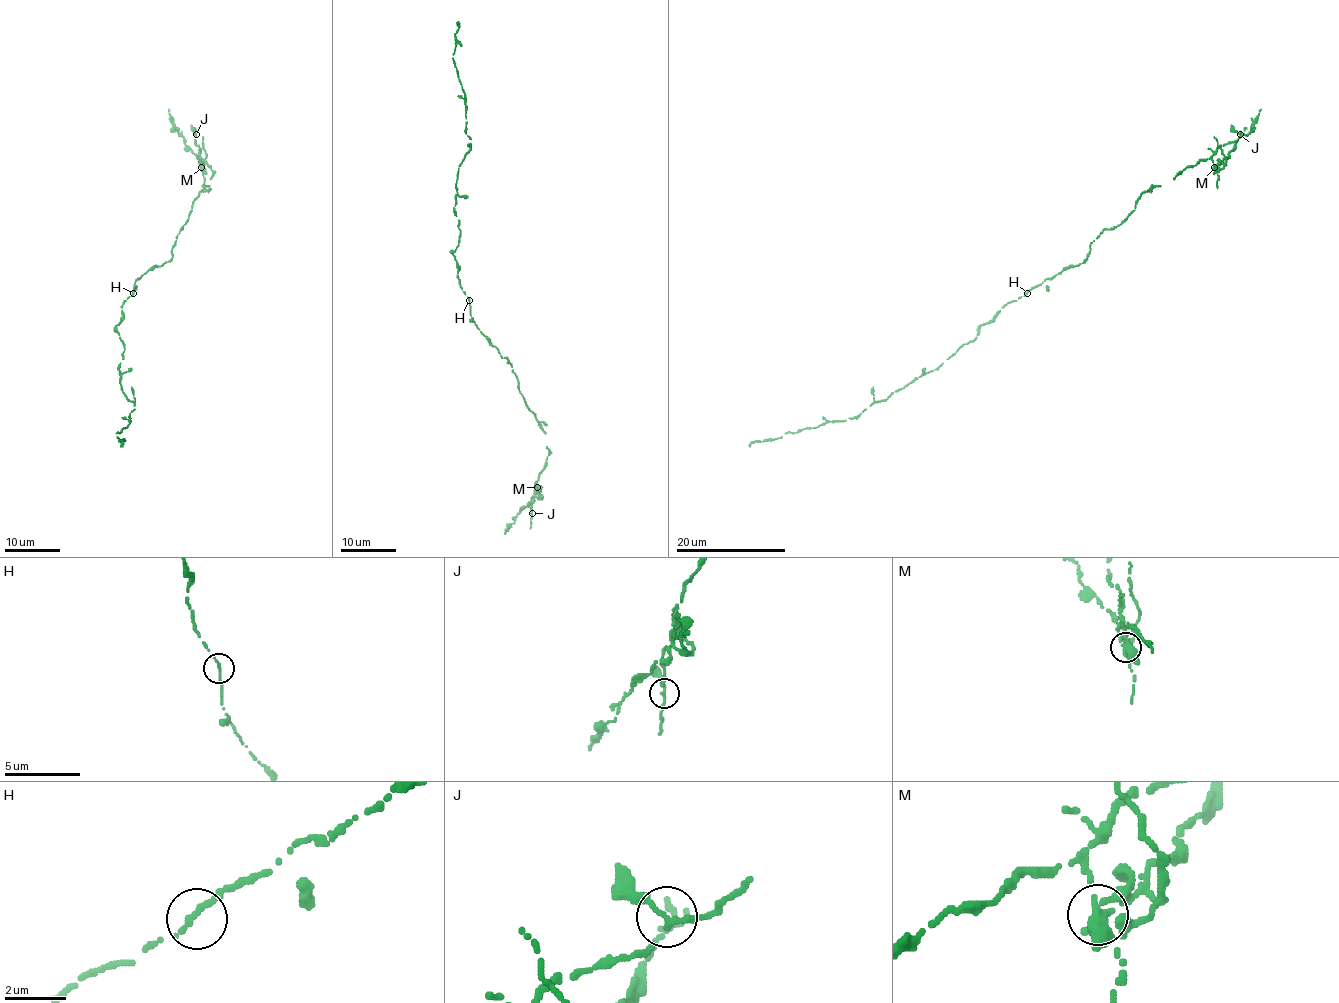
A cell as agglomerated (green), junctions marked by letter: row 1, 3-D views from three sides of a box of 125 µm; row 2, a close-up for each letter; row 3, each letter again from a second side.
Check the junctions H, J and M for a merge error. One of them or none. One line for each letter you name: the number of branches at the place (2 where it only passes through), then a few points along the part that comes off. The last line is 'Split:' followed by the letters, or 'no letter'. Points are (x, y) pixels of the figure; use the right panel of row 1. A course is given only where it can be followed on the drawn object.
M: 3 branches meet; foreign part runs (1214, 168), (1227, 157), (1236, 140), (1250, 131), (1261, 109)
Split: M

